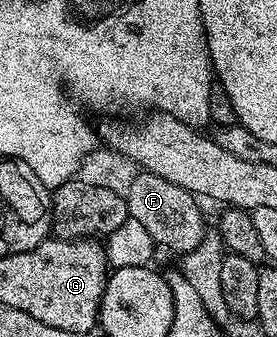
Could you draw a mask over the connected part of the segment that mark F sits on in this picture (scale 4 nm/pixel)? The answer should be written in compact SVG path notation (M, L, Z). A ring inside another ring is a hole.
M140 170L129 189L124 193L125 202L128 203L128 213L130 218L138 221L148 233L151 234L156 246L177 251L179 255L191 252L199 245L207 232L207 226L203 221L203 215L199 209L200 202L192 193L178 184L171 183L170 180L163 179L162 176L155 175L153 172Z

